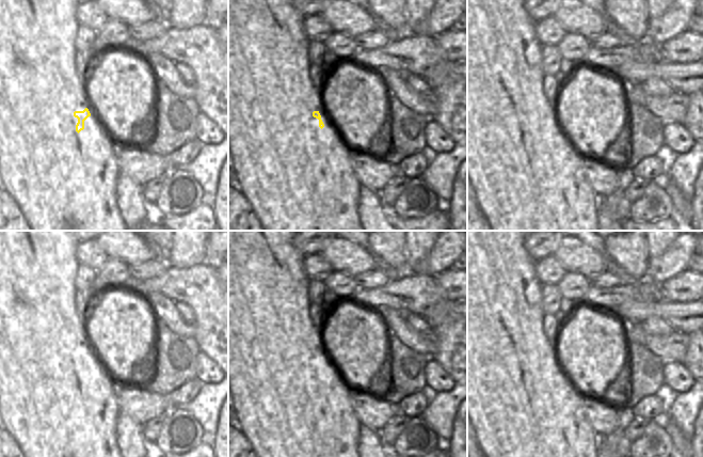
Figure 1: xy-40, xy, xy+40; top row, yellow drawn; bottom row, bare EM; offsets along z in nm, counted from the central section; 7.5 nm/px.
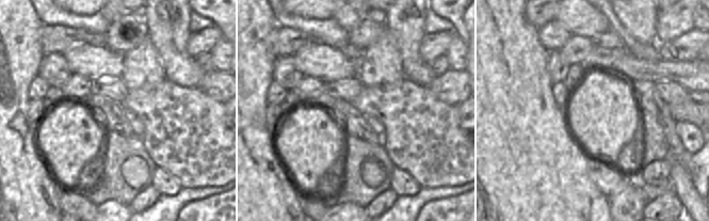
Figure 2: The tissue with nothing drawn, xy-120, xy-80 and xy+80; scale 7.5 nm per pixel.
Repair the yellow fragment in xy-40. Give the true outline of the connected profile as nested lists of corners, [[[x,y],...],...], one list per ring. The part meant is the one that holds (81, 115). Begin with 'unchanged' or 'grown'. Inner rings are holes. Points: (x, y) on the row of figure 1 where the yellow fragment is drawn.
grown | [[[115,49],[97,60],[84,83],[86,108],[74,112],[78,119],[76,131],[79,133],[83,130],[84,121],[92,116],[115,148],[132,147],[148,127],[155,99],[156,83],[150,66],[142,58],[124,58]]]

